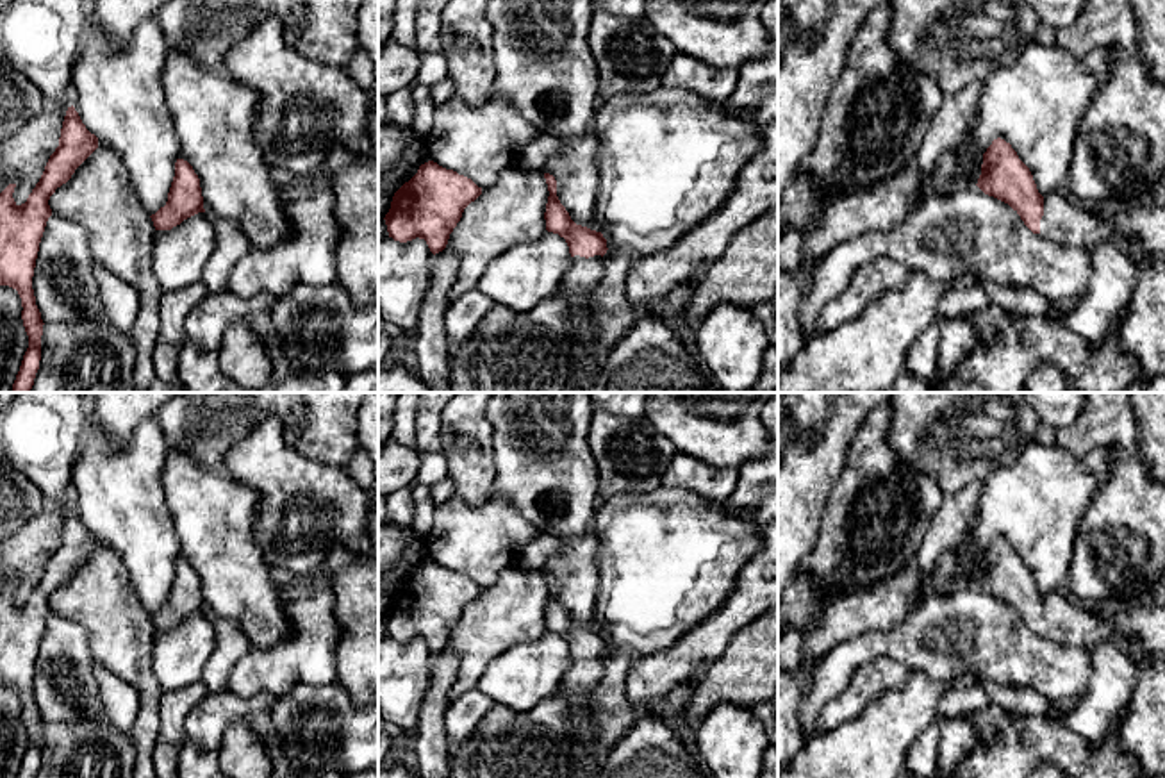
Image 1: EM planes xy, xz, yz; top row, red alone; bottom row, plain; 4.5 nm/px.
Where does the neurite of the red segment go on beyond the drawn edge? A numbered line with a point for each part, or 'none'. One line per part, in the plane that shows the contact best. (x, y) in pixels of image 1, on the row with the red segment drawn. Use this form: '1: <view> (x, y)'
1: yz (1065, 222)

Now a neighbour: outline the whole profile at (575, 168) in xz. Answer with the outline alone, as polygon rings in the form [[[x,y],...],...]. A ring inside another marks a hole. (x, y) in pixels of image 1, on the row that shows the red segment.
[[[594,123],[583,136],[562,137],[562,152],[544,164],[544,173],[557,180],[557,196],[576,225],[601,232],[596,216],[599,187],[598,170],[599,141]]]

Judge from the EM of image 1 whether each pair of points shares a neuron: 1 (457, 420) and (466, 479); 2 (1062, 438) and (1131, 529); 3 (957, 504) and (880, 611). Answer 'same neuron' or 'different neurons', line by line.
1: same neuron
2: same neuron
3: different neurons

